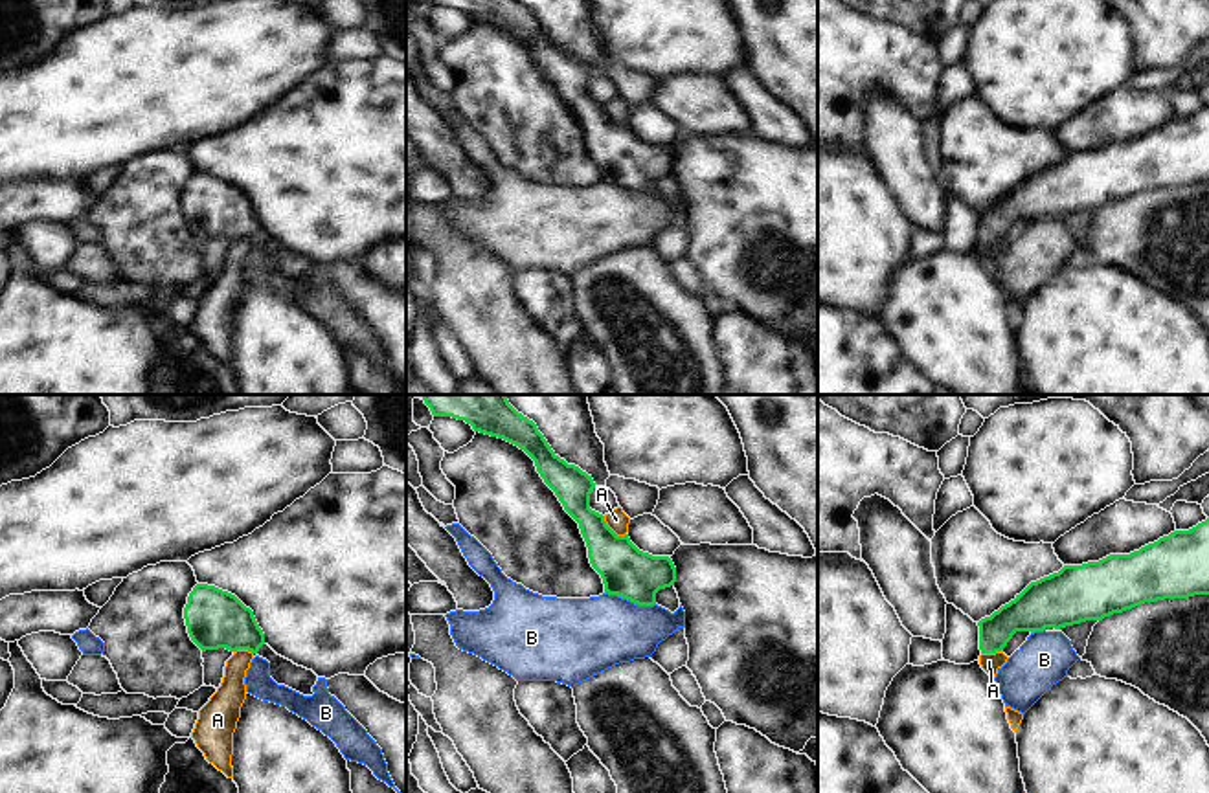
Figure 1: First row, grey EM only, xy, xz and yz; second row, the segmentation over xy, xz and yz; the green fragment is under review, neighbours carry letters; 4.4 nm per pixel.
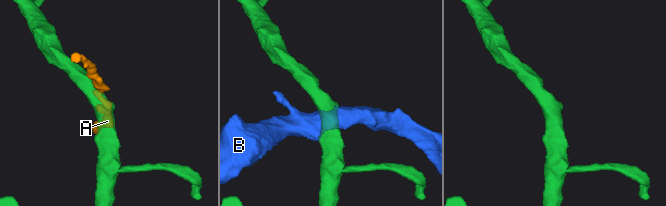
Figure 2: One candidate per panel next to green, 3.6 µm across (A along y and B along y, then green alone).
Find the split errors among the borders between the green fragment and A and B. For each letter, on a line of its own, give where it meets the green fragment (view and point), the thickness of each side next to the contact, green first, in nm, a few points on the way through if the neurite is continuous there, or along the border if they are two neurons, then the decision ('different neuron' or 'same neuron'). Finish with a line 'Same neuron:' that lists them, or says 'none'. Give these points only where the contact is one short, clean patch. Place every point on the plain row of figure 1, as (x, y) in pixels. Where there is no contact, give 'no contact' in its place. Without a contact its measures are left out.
A: meets green in xz at (610, 118); 220 nm thick on the green side, 90 nm on the other; border along xz (603, 105), (618, 123), (625, 123); different neuron
B: meets green in xz at (631, 189); 220 nm thick on the green side, 340 nm on the other; different neuron
Same neuron: none

